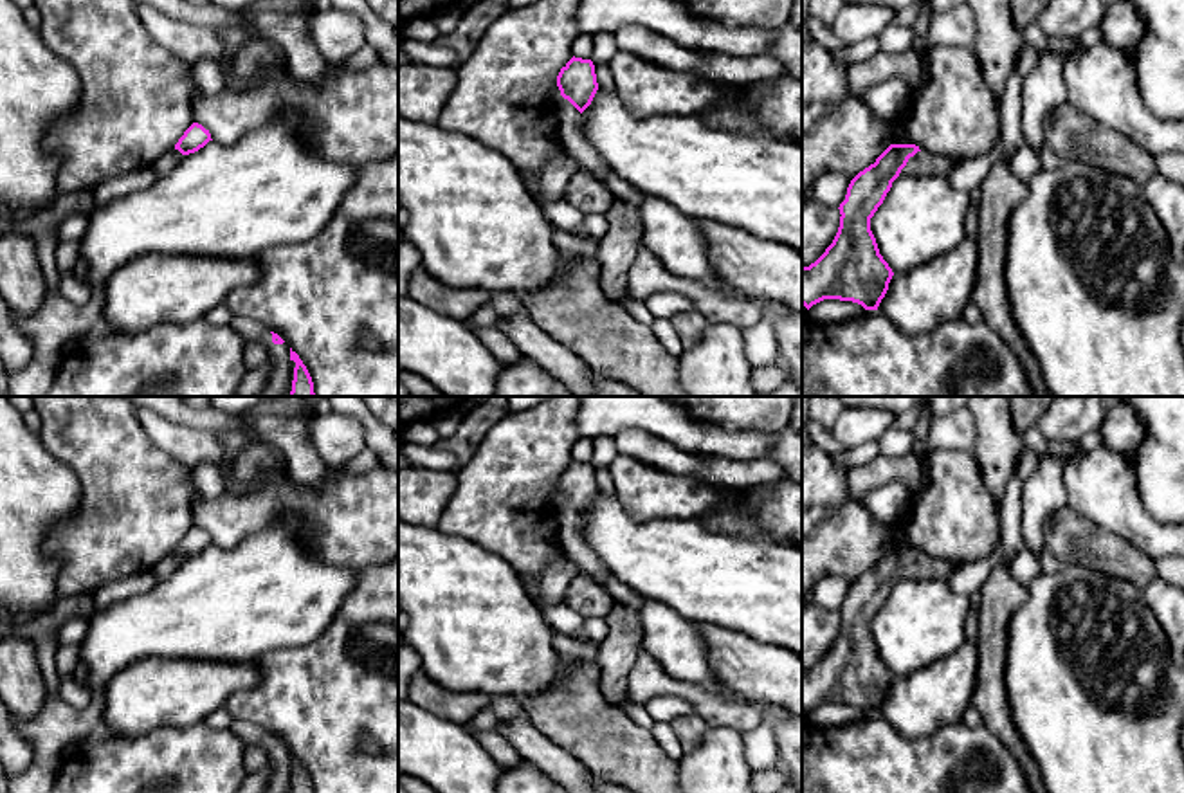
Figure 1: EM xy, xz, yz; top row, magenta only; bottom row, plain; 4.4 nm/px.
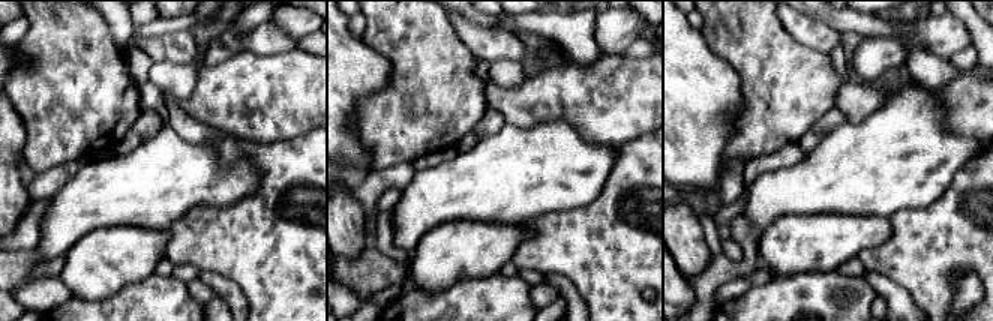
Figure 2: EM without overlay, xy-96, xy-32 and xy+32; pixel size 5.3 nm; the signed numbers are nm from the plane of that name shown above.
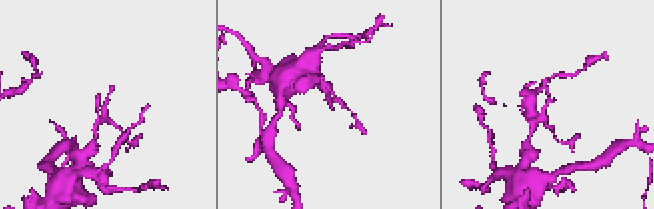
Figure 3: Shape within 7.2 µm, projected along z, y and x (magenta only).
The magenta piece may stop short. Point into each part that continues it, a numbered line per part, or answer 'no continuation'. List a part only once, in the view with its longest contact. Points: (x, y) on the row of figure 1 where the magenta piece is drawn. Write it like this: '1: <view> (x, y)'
1: xz (575, 145)

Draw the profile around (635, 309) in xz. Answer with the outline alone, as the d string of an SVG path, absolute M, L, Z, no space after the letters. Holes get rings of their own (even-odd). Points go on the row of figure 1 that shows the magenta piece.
M625 290L616 303L640 324L651 326L656 317L651 314L651 310L645 306L643 301L634 301L629 292Z

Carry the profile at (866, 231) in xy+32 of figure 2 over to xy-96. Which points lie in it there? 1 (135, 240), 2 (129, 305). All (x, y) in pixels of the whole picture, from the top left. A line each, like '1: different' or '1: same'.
1: same
2: different

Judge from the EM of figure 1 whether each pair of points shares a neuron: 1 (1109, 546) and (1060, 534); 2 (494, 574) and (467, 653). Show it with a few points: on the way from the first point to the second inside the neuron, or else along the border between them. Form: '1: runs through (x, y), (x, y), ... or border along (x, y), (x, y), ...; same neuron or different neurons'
1: runs through (1096, 546), (1073, 539); same neuron
2: runs through (476, 593), (471, 599), (471, 633); same neuron

